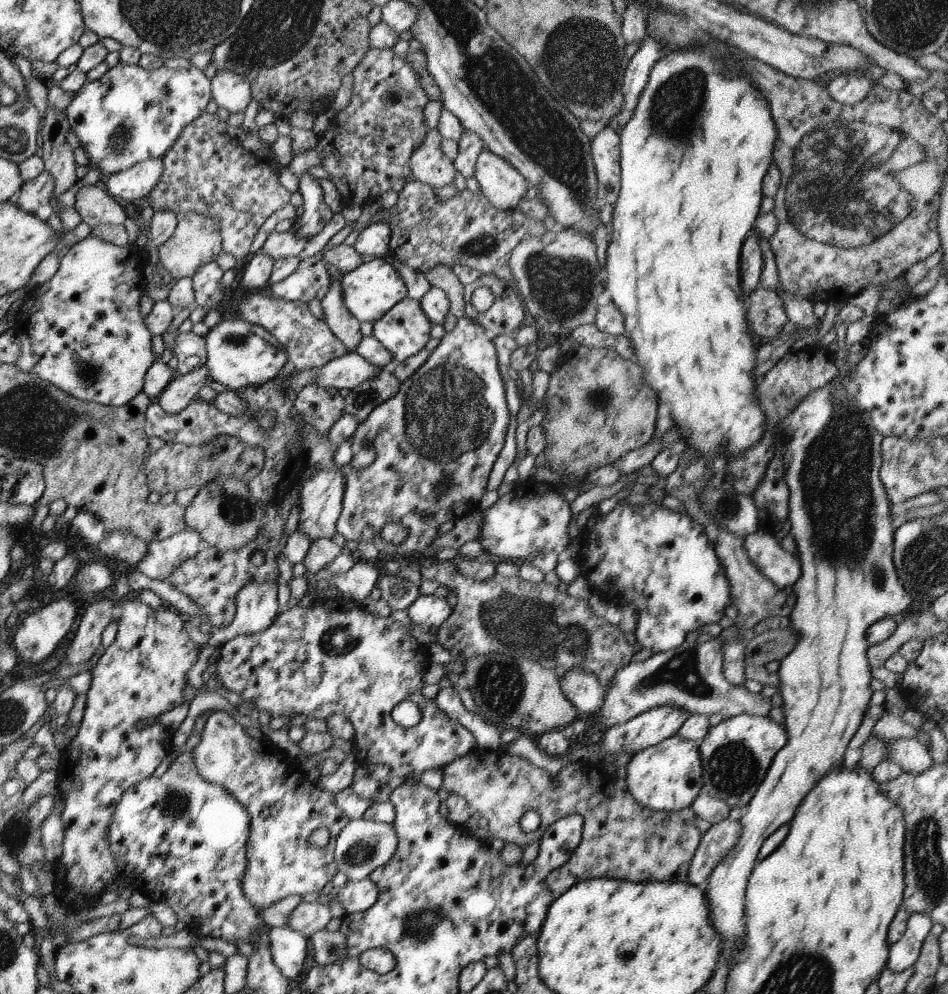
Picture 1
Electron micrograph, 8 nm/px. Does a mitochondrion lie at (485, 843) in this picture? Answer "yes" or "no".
no

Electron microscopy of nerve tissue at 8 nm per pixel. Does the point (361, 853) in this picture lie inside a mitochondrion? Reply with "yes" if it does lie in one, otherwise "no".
yes

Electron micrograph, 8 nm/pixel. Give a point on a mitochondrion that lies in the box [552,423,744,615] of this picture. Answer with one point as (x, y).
(725, 509)

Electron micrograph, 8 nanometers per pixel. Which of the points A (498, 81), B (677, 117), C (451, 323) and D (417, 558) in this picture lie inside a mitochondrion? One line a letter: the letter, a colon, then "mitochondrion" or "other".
A: mitochondrion
B: mitochondrion
C: other
D: other

